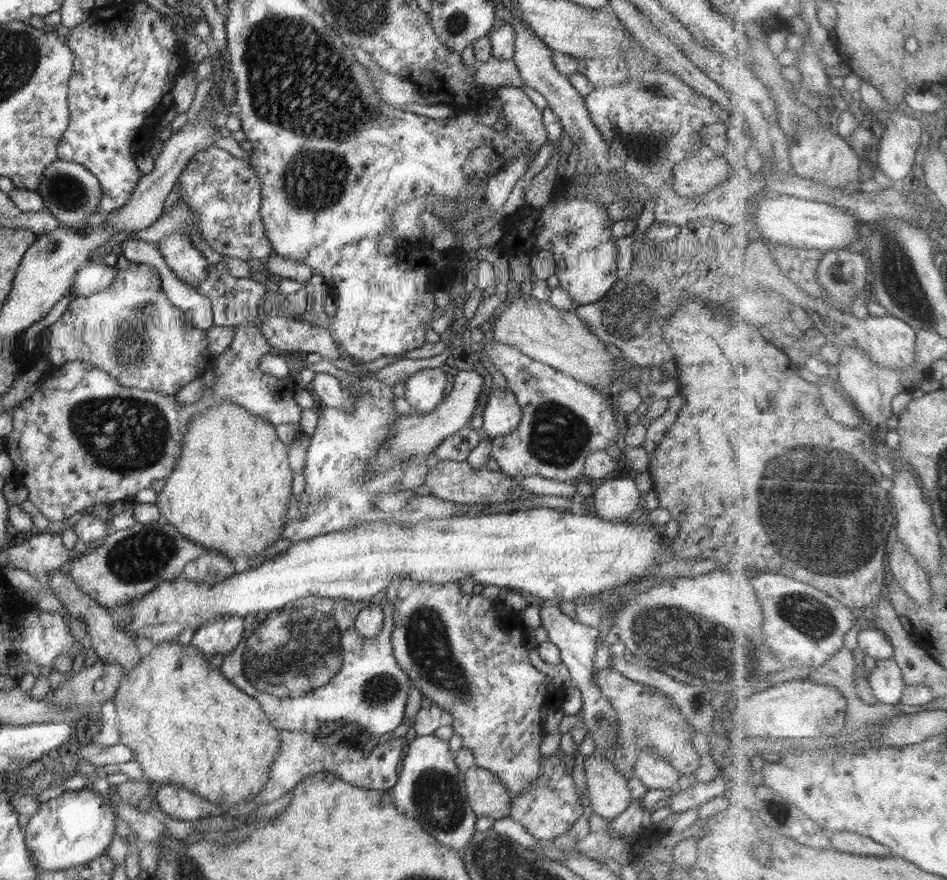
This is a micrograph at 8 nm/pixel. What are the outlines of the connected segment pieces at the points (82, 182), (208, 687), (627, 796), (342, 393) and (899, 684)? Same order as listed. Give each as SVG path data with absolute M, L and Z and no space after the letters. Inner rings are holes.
M56 159L43 172L39 189L36 190L46 203L46 210L52 213L62 227L79 229L87 215L98 212L98 203L101 197L99 180L85 166L76 162Z
M177 638L154 646L149 654L144 654L142 660L130 671L126 672L119 683L114 696L117 724L120 732L120 743L132 750L136 756L136 762L140 764L144 773L144 780L155 786L176 785L196 794L198 797L210 803L217 803L221 808L228 809L235 803L250 802L264 789L268 780L269 770L272 763L276 761L276 755L280 751L280 731L272 726L271 721L266 717L260 703L249 694L242 692L234 686L221 672L220 669L209 665L210 656L200 652L191 642L182 645Z
M596 753L587 757L585 766L586 792L588 792L588 799L592 803L592 812L596 812L596 814L607 820L616 818L632 803L632 792L628 788L629 780L621 775L612 764L608 764L602 756Z
M317 373L311 382L312 390L318 394L322 406L337 409L353 409L350 391L340 384L338 378L327 373Z
M895 657L877 661L877 667L871 671L869 681L880 703L896 705L903 702L908 684L901 664Z

